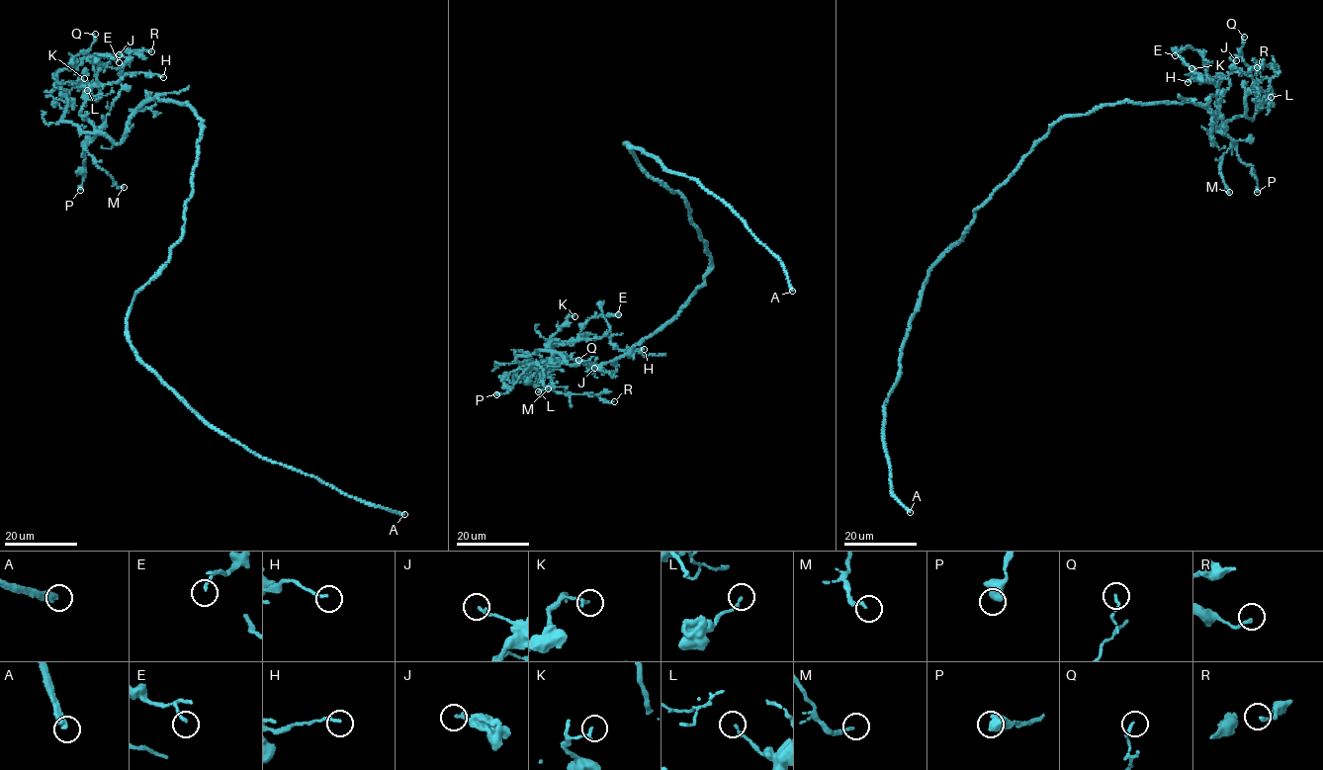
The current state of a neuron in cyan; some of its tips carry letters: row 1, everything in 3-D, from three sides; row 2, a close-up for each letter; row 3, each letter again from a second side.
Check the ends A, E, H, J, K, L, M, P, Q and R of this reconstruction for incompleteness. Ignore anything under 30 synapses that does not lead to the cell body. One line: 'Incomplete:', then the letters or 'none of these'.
Incomplete: A

